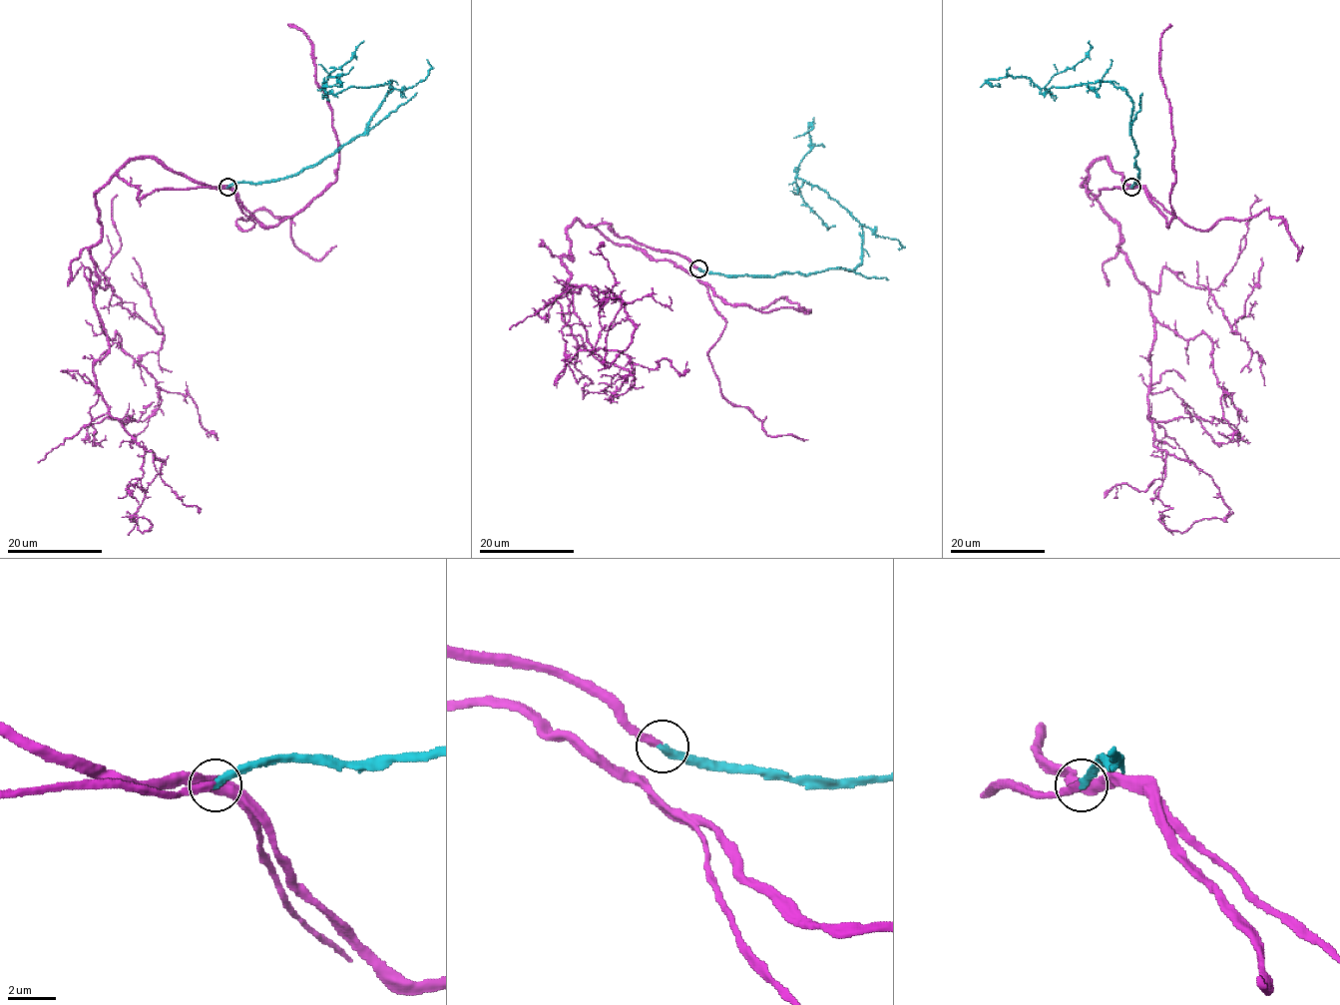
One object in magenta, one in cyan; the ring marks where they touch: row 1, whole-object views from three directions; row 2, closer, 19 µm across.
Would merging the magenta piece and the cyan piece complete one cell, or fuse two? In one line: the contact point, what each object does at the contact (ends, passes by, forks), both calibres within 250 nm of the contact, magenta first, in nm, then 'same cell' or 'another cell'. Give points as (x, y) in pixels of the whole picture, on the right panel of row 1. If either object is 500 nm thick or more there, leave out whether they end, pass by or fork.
(1131, 187) | magenta ends | cyan ends | 280/340 nm | same cell

